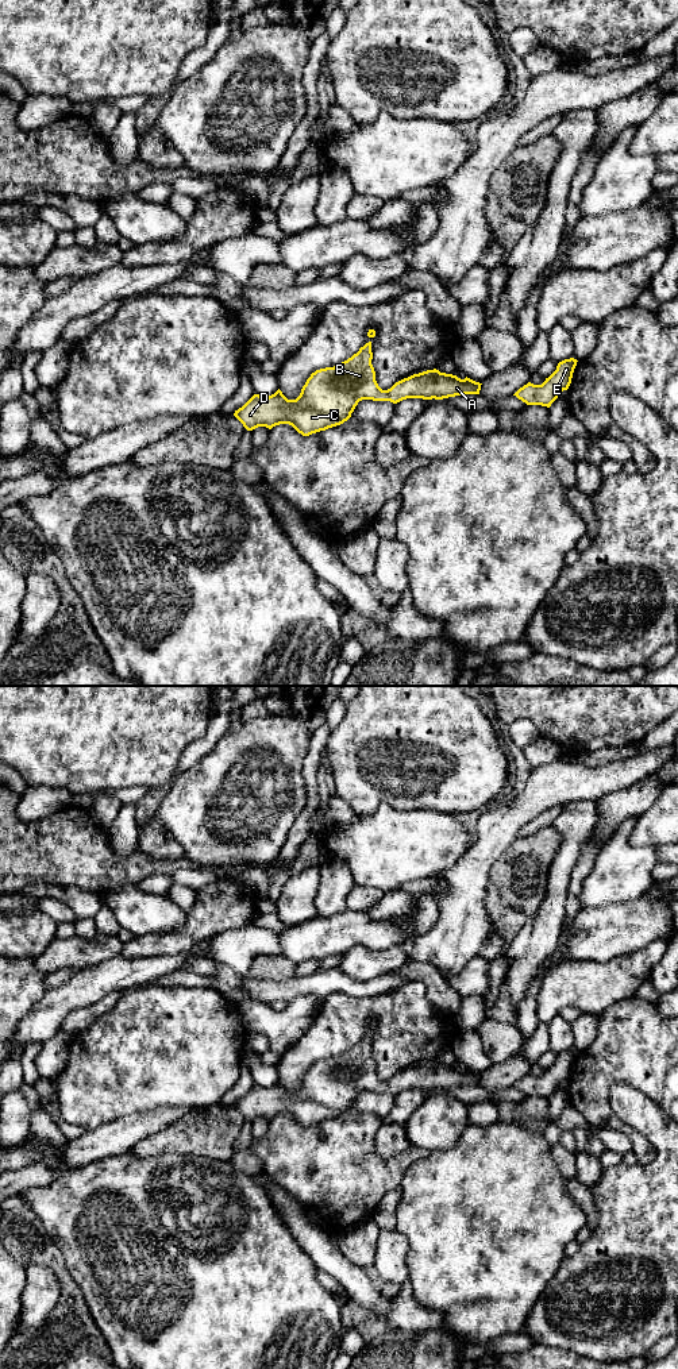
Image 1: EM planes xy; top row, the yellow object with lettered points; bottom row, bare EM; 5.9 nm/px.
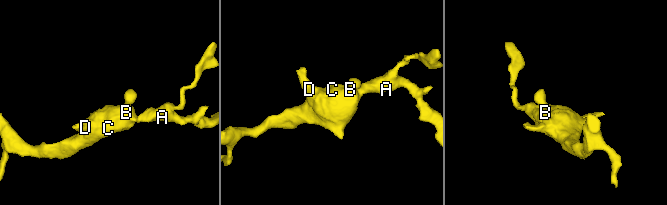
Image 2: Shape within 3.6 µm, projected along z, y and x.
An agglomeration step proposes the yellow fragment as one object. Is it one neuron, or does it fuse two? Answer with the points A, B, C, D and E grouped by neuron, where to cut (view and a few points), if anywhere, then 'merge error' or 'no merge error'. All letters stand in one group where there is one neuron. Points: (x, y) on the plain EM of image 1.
groups A B C D E; cut none; no merge error

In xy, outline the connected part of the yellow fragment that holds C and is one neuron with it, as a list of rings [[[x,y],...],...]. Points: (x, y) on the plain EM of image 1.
[[[369,1033],[347,1052],[312,1064],[296,1091],[288,1091],[280,1080],[269,1088],[254,1085],[234,1107],[247,1122],[289,1115],[303,1127],[309,1127],[347,1112],[362,1091],[397,1095],[407,1090],[443,1091],[479,1085],[481,1081],[479,1073],[436,1060],[413,1065],[382,1081],[371,1050]]]

